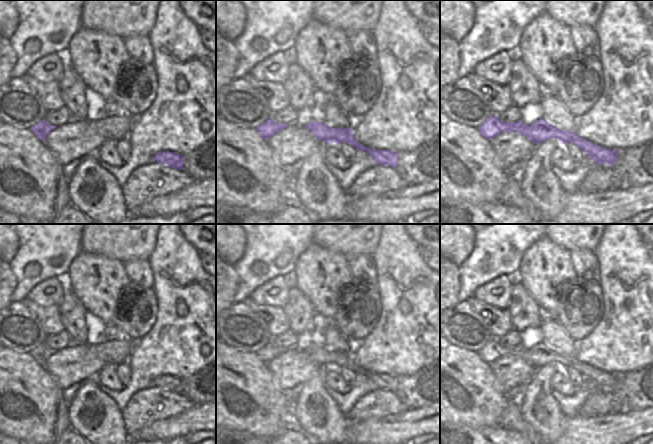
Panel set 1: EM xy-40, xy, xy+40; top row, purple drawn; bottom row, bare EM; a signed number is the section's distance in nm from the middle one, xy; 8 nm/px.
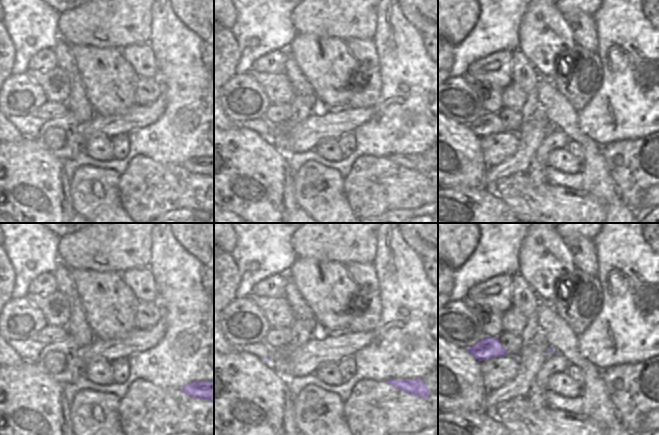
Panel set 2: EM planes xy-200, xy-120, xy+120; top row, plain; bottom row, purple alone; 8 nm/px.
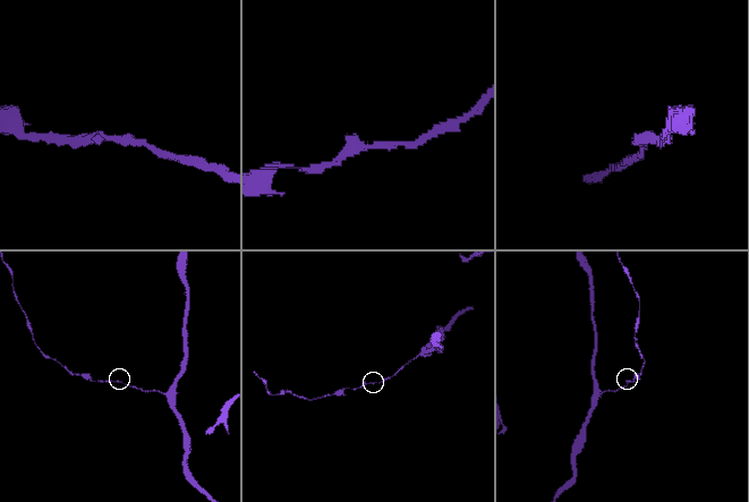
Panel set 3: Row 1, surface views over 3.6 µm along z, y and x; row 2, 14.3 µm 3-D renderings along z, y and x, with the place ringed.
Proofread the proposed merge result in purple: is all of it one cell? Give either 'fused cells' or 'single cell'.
single cell

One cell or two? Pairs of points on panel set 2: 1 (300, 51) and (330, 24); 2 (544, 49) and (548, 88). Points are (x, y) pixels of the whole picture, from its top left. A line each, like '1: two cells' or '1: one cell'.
1: two cells
2: two cells

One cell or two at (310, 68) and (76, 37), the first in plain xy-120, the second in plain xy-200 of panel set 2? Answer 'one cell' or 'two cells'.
two cells

